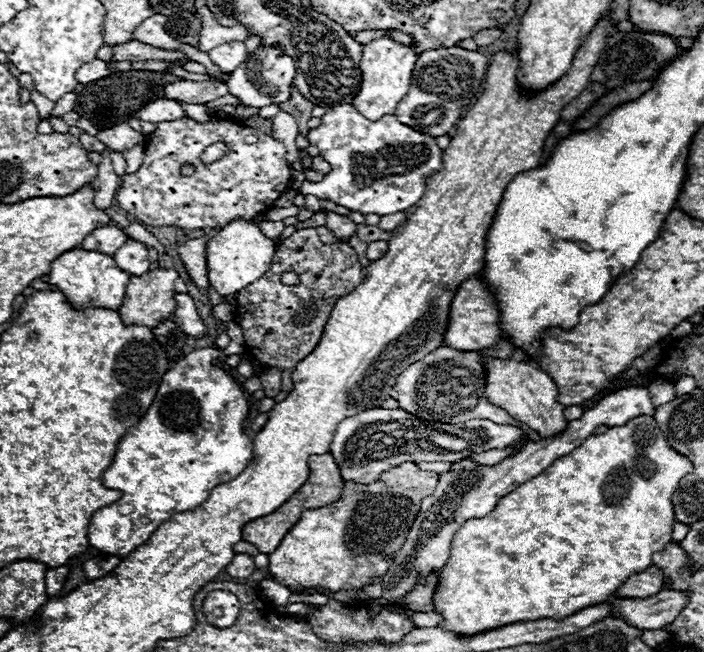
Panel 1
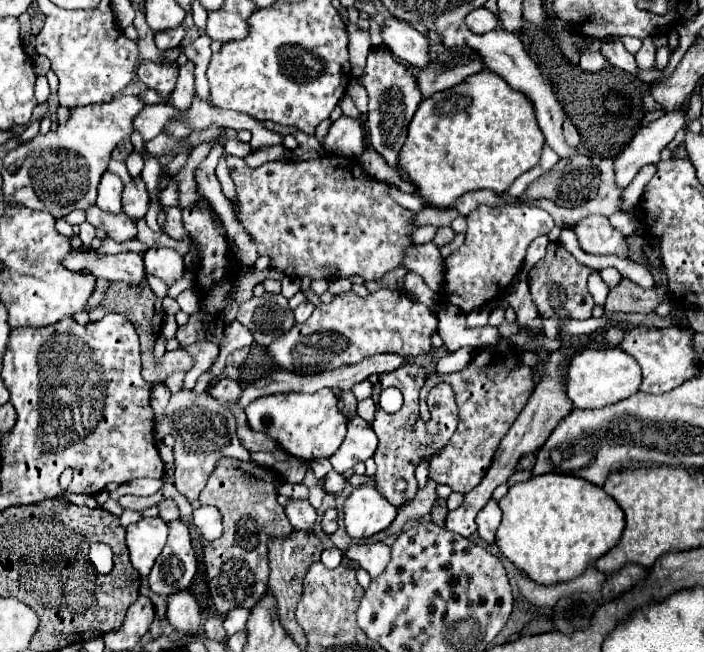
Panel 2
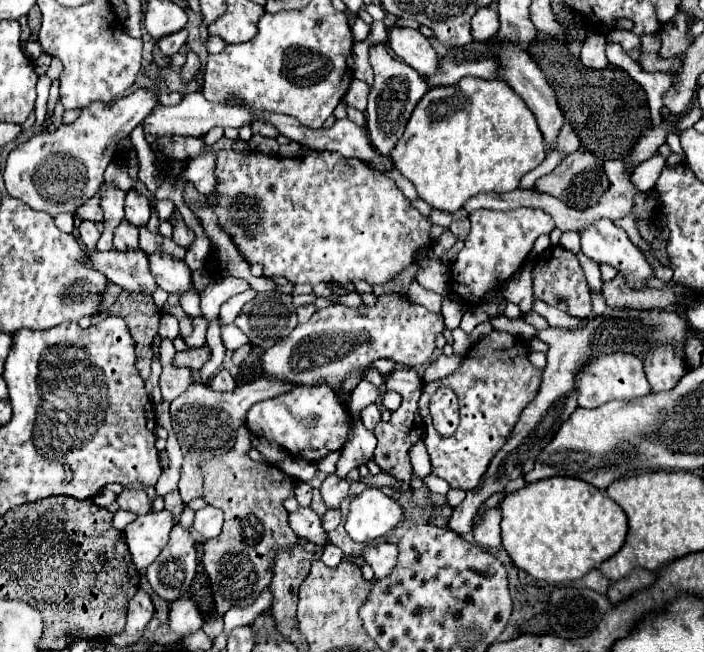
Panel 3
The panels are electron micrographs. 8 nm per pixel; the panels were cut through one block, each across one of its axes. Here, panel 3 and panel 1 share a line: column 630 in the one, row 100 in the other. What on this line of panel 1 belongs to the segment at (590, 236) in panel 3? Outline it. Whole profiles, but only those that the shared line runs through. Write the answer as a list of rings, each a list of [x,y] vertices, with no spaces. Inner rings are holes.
[[[258,46],[252,54],[248,54],[248,58],[230,74],[230,78],[226,80],[228,92],[232,96],[238,96],[242,100],[244,106],[252,106],[252,108],[262,108],[268,104],[282,104],[290,98],[290,90],[294,86],[294,76],[296,76],[296,66],[294,60],[284,54],[284,48],[278,46]]]

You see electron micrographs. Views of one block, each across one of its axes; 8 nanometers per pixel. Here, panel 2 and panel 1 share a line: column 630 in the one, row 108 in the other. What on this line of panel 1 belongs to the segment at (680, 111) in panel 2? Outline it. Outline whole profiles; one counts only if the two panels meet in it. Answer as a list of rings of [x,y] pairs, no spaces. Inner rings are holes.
[[[156,98],[156,100],[148,102],[148,104],[144,104],[136,114],[138,114],[140,120],[154,122],[154,124],[168,122],[168,120],[174,120],[174,118],[180,118],[180,116],[186,116],[178,102],[166,100],[166,98]]]

